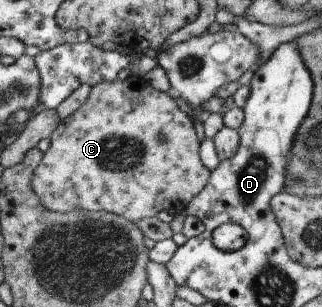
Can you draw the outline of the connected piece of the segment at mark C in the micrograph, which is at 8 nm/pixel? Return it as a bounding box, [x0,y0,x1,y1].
[30,76,209,221]

